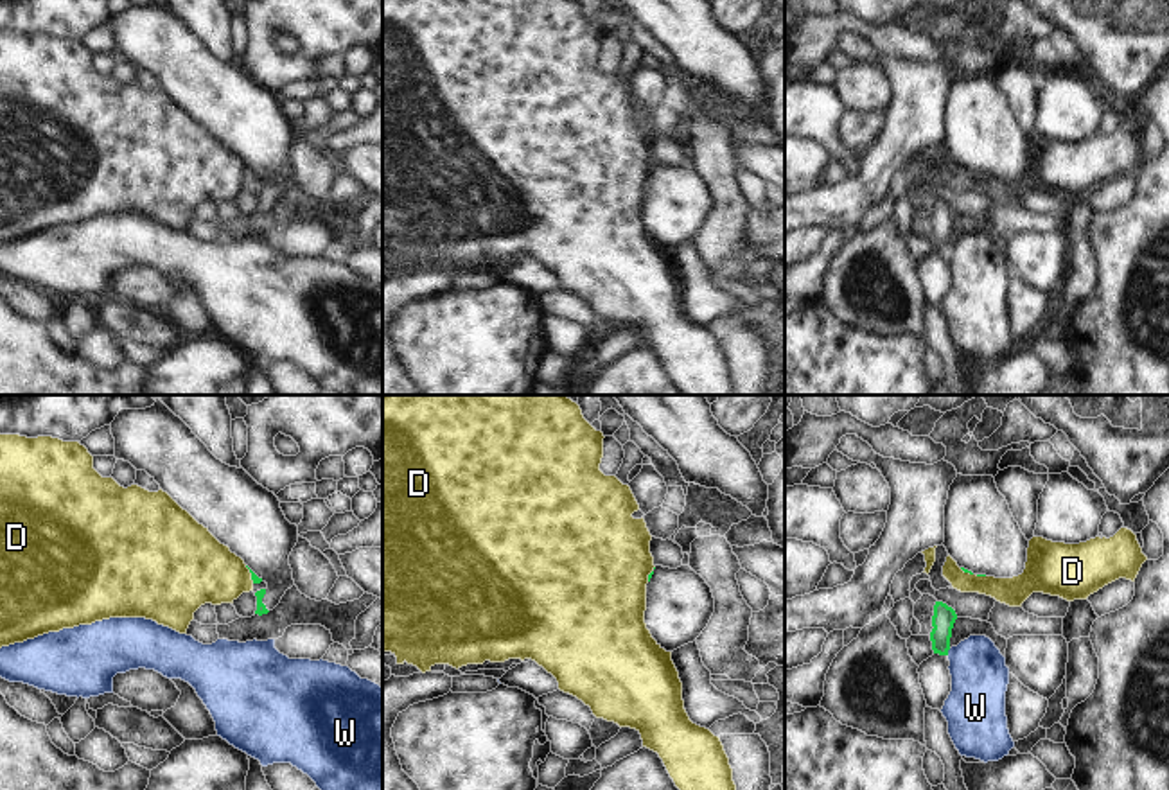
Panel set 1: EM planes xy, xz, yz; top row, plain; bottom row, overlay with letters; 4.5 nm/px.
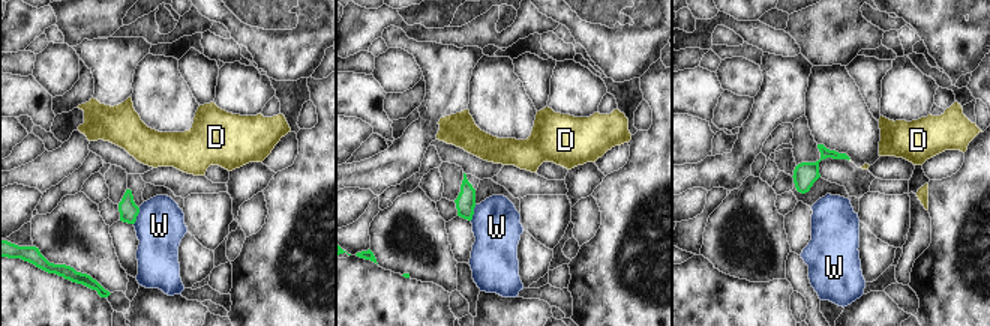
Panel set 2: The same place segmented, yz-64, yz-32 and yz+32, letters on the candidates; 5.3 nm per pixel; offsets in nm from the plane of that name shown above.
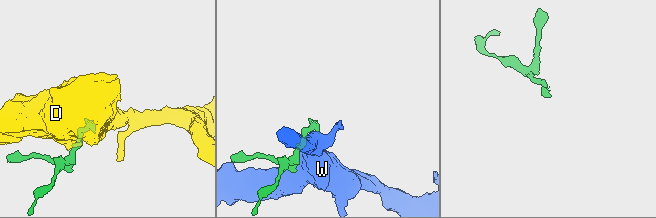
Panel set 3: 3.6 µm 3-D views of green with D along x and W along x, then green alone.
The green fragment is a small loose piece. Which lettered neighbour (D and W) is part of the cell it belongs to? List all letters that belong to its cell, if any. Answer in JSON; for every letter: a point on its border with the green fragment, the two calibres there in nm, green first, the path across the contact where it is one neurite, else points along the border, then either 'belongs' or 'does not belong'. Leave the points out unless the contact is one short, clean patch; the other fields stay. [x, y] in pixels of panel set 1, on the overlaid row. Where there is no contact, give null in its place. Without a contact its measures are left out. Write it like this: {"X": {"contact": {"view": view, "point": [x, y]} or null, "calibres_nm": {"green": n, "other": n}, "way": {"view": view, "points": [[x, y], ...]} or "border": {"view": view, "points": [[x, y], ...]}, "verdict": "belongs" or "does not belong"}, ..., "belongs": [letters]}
{"D": {"contact": {"view": "xy", "point": [252, 575]}, "calibres_nm": {"green": 40, "other": 320}, "border": {"view": "xy", "points": [[245, 566], [254, 582]]}, "verdict": "does not belong"}, "W": {"contact": {"view": "yz", "point": [947, 652]}, "calibres_nm": {"green": 100, "other": 260}, "border": {"view": "yz", "points": [[950, 649], [947, 654]]}, "verdict": "does not belong"}, "belongs": []}

